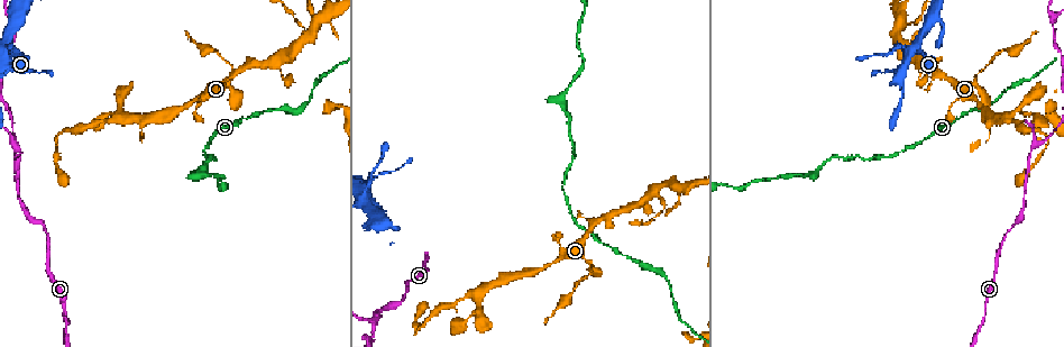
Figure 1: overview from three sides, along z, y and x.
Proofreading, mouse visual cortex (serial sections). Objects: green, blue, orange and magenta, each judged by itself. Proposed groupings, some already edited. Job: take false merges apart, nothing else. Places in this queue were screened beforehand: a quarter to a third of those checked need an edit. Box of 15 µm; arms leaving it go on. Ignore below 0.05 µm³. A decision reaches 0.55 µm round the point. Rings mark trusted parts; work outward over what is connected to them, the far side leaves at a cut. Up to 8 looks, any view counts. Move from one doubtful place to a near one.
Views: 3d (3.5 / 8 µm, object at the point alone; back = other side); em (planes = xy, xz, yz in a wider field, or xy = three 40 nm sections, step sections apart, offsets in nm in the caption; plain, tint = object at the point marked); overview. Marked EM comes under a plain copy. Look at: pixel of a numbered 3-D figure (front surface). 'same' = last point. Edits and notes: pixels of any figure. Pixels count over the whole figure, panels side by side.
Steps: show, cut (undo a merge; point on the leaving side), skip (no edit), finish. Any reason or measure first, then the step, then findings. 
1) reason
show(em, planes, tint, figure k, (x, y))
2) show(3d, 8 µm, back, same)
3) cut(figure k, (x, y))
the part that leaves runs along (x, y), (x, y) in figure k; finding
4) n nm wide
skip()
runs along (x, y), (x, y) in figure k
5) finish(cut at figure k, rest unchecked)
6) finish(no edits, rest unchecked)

sharp bend
show(3d, 8 µm, figure 1, (364, 190))

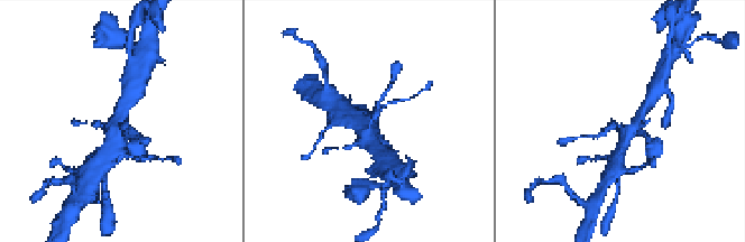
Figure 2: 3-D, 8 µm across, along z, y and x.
closer look
show(3d, 3.5 µm, figure 2, (618, 127))

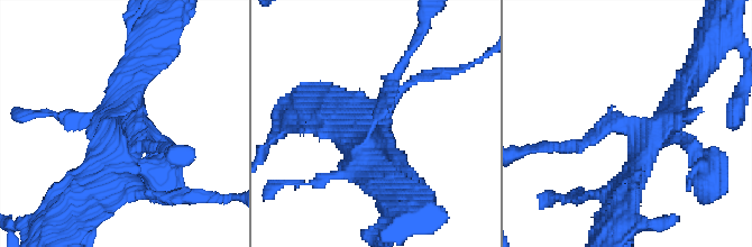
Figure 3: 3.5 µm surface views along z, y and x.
shape alone is not enough
show(em, xy, step 3, tint, figure 3, (625, 125))

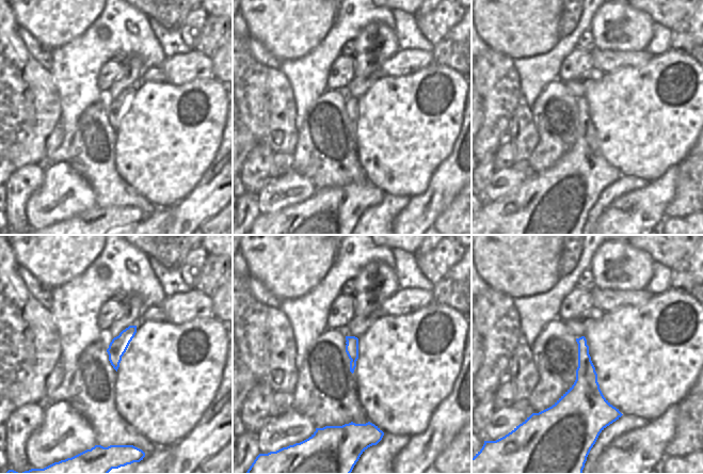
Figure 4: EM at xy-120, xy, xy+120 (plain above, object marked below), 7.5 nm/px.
cut(figure 3, (589, 138))
the part that leaves runs along (626, 125), (542, 148) in figure 3; a second cell is stuck on

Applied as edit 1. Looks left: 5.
narrows sharply
show(3d, 8 µm, back, figure 1, (1037, 142))

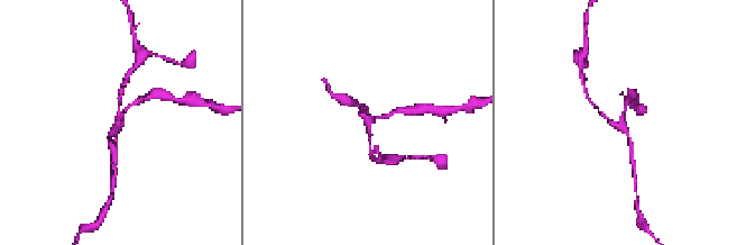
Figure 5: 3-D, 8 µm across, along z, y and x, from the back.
show(3d, 3.5 µm, figure 5, (623, 125))

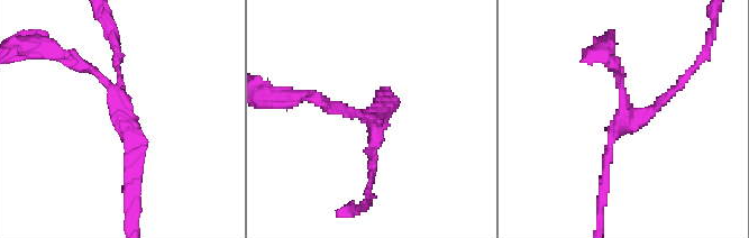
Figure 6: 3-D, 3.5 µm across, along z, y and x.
3 arms; arms of 150, 150, 150 nm; need the tissue
show(em, planes, tint, figure 6, (122, 120))

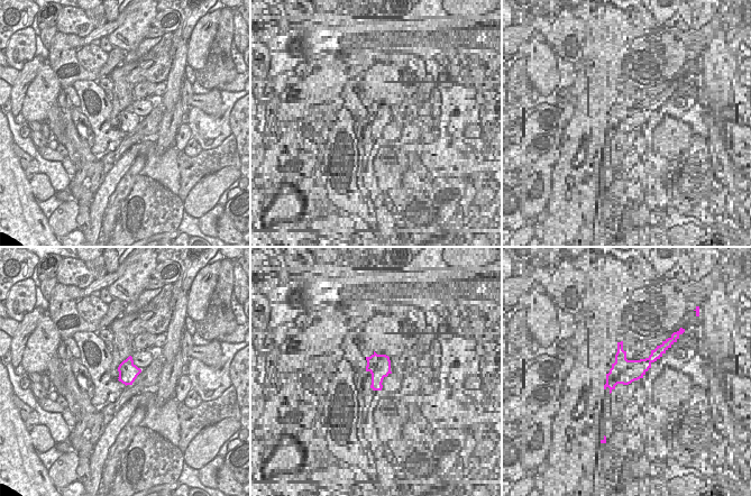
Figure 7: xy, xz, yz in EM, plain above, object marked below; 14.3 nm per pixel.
cut(figure 6, (79, 65))
a second cell is stuck on

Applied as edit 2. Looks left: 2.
two arms in line, one across
show(3d, 3.5 µm, figure 1, (369, 341))

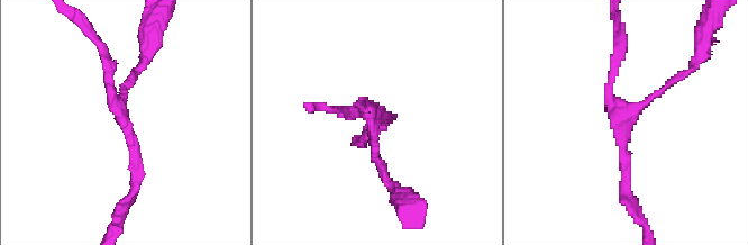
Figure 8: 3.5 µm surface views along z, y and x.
show(em, xy, step 1, tint, figure 8, (125, 121))

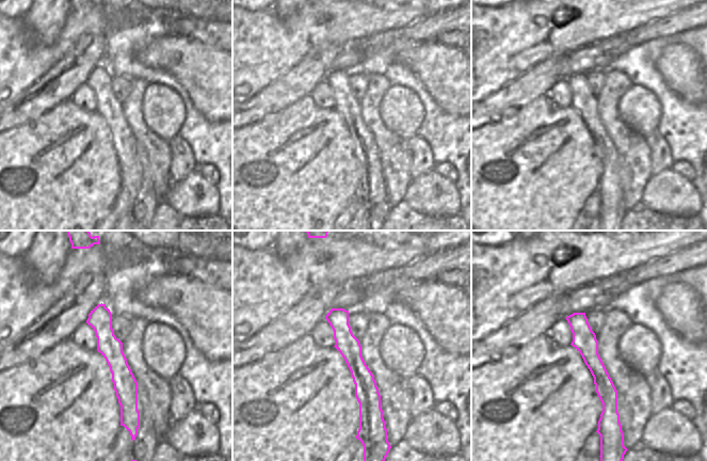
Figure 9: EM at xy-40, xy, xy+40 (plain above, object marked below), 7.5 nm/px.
arms of 100, 150, 150 nm
skip()
all the same cell

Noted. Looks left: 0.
finish(cut at figure 3, cut at figure 6, rest unchecked)

